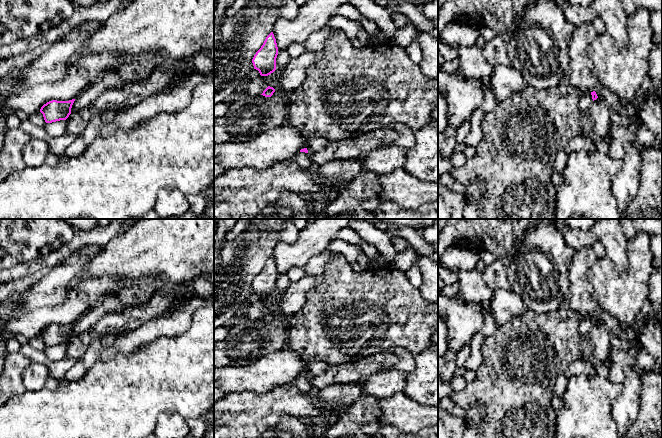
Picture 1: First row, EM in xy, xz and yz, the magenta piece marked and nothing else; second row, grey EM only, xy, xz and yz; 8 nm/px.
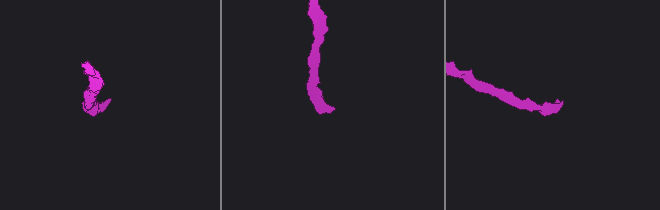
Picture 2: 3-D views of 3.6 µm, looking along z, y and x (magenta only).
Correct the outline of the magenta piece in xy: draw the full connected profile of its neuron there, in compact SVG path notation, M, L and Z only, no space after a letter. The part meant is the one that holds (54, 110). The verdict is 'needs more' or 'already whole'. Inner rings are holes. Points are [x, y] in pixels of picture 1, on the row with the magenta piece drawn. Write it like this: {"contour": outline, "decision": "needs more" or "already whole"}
{"contour": "M75 99L69 101L52 100L44 104L40 112L43 114L46 123L66 120L71 114L71 108Z", "decision": "already whole"}

